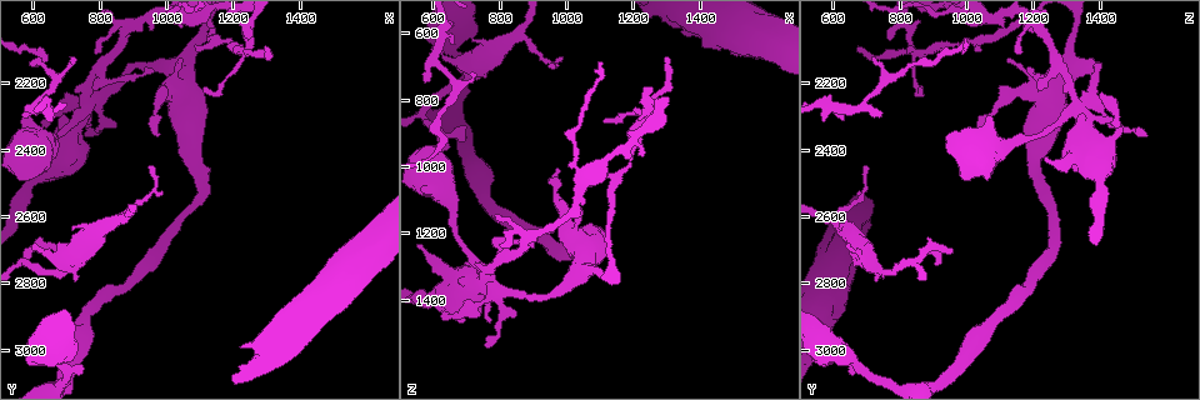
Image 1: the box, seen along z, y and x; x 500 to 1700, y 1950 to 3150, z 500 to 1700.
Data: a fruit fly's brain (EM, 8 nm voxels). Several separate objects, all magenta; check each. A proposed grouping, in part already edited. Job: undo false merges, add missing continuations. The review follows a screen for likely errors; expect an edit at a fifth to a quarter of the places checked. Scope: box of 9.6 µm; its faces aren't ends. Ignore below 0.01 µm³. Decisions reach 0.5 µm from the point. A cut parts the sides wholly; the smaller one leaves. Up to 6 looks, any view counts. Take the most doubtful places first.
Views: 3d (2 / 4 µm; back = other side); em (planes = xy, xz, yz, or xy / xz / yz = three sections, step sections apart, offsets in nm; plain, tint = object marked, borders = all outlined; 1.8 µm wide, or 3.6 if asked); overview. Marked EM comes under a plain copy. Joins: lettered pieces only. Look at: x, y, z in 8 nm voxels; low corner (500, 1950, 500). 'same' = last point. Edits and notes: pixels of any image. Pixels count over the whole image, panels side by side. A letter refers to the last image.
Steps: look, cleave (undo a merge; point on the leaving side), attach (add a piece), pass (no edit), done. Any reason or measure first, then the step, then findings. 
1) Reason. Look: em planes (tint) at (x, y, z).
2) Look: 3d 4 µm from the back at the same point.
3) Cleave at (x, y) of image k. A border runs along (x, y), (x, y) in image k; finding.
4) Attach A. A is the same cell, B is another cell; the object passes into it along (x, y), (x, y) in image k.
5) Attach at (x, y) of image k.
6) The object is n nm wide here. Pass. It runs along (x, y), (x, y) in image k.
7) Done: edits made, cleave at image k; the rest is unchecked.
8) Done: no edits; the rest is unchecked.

Calibre changes. Look: em xy step 16 (tint) at (760, 2270, 1340).

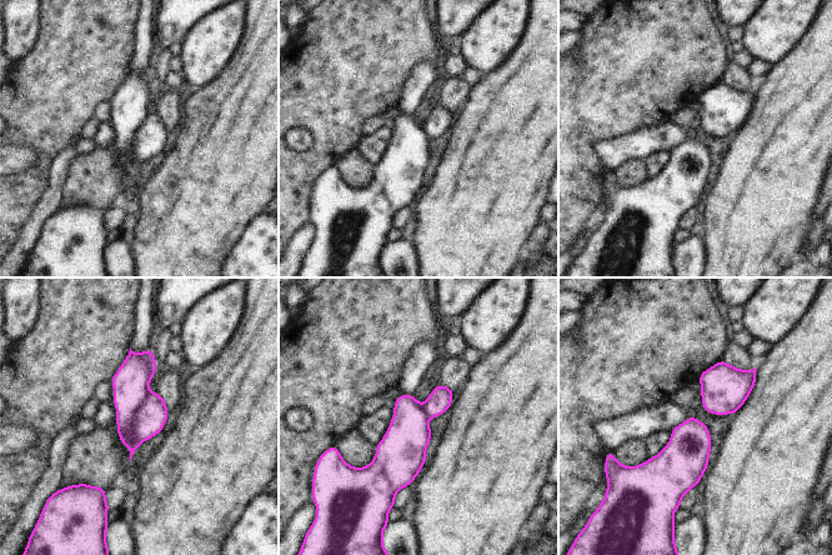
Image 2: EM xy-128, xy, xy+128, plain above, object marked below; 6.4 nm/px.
Look: em planes (borders) at the same point.

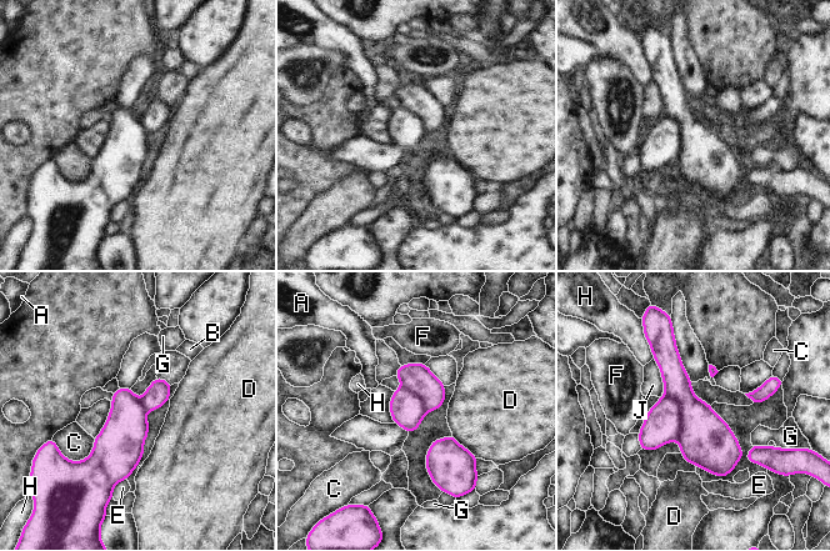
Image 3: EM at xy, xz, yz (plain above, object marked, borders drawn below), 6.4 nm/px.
Cleave at (705, 440) of image 3. A, B, C, D, E, F, G, H and J are other cells; a border runs along (665, 394), (678, 407), (678, 437) in image 3; two neurons meet here.

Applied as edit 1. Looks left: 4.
Branch point. Look: 3d 2 µm at (600, 2280, 680).

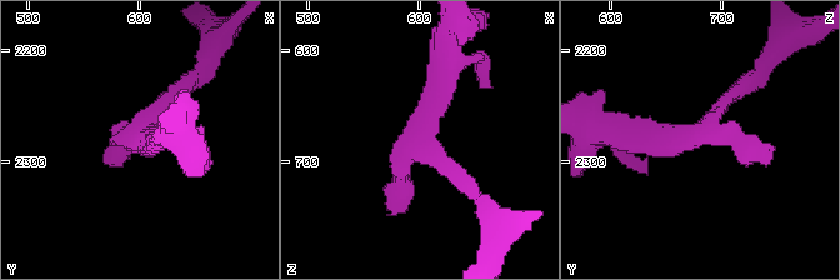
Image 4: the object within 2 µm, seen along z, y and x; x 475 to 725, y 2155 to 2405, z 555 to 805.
Look: em xz step 4 (borders) at (604, 2276, 672).

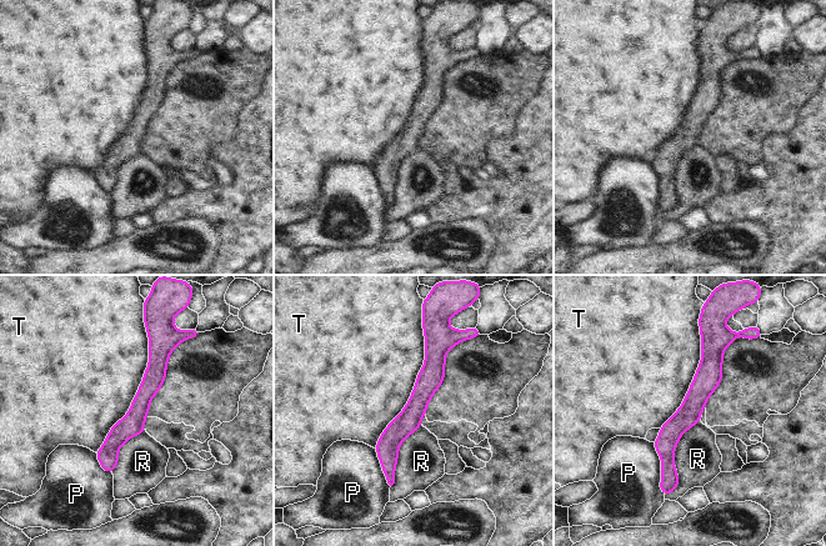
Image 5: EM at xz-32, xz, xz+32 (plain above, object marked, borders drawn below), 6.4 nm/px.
The object is 160 nm wide here. Pass. P, R and T are other cells; a border runs along (146, 329), (143, 380), (95, 452) in image 5; all the same neuron.

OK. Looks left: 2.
Done: edits made, cleave at image 3; the rest is unchecked.

